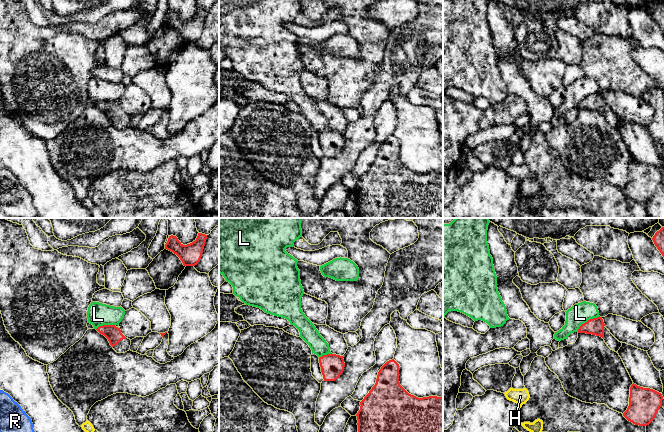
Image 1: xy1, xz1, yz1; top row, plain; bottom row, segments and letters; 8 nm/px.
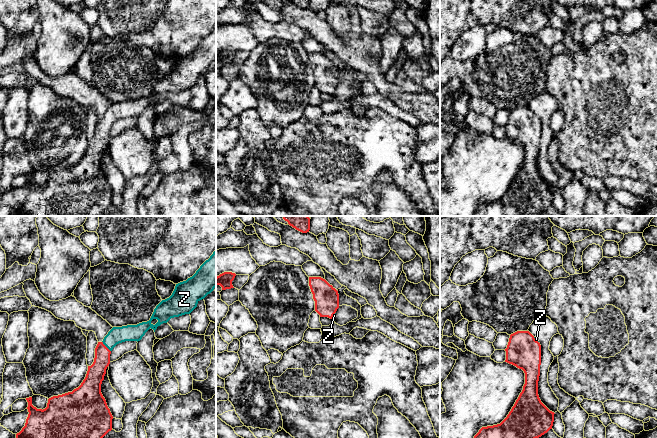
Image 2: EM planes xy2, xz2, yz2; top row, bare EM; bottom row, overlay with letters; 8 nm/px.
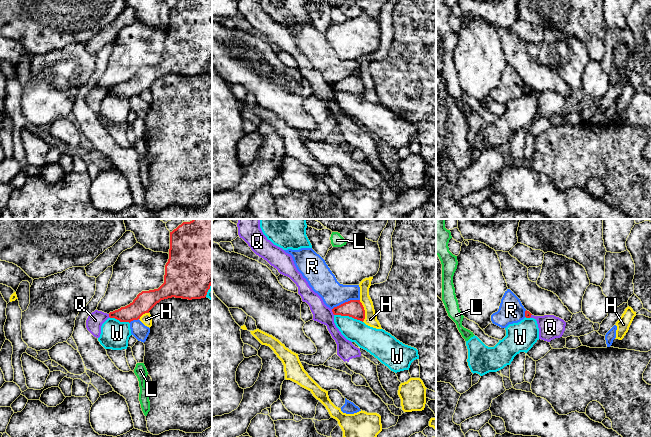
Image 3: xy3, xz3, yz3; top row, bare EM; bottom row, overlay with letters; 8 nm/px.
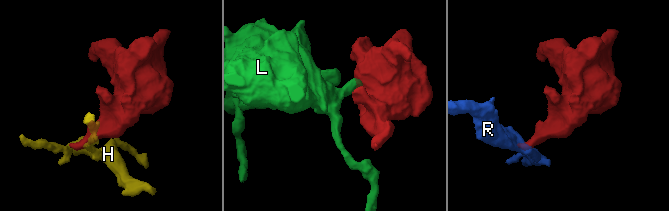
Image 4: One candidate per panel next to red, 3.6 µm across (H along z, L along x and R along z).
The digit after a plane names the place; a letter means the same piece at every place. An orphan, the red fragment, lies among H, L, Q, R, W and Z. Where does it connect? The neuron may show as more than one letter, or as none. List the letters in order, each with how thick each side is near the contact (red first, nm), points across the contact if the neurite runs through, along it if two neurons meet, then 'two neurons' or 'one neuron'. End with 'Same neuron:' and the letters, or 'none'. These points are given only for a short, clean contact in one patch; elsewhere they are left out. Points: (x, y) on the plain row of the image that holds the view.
H: 140 nm thick on the red side, 100 nm on the other; border along xz3 (359, 76), (364, 86), (363, 97); two neurons
L: 140 nm thick on the red side, 160 nm on the other; border along yz1 (599, 92), (585, 97), (577, 107); two neurons
Q: 140 nm thick on the red side, 140 nm on the other; border along xz3 (331, 85), (334, 90); two neurons
R: 140 nm thick on the red side, 200 nm on the other; border along xz3 (359, 75), (350, 75), (332, 85); two neurons
W: 140 nm thick on the red side, 190 nm on the other; two neurons
Z: 140 nm thick on the red side, 140 nm on the other; runs through xy2 (95, 151), (105, 122), (116, 111); one neuron
Same neuron: Z

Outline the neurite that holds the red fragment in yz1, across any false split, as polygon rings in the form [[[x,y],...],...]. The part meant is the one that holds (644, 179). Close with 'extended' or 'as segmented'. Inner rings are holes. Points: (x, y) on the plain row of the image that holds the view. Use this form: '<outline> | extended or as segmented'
[[[633,159],[630,163],[629,182],[623,192],[635,201],[647,202],[662,183],[662,176],[661,169]]] | as segmented

